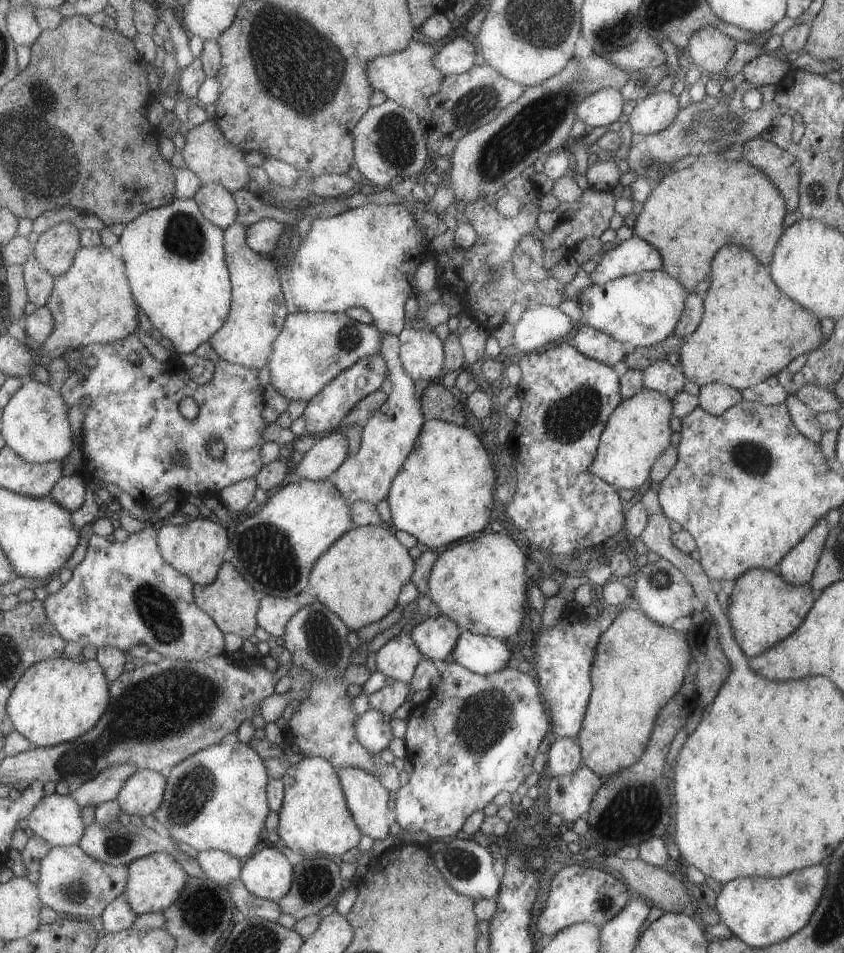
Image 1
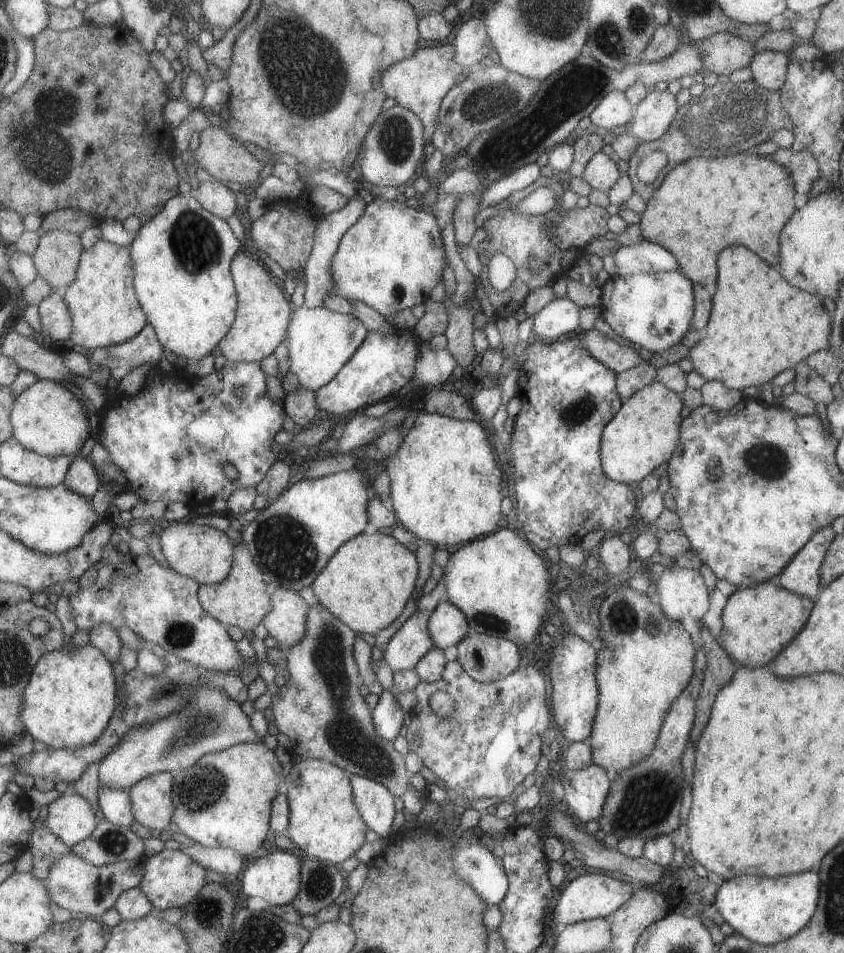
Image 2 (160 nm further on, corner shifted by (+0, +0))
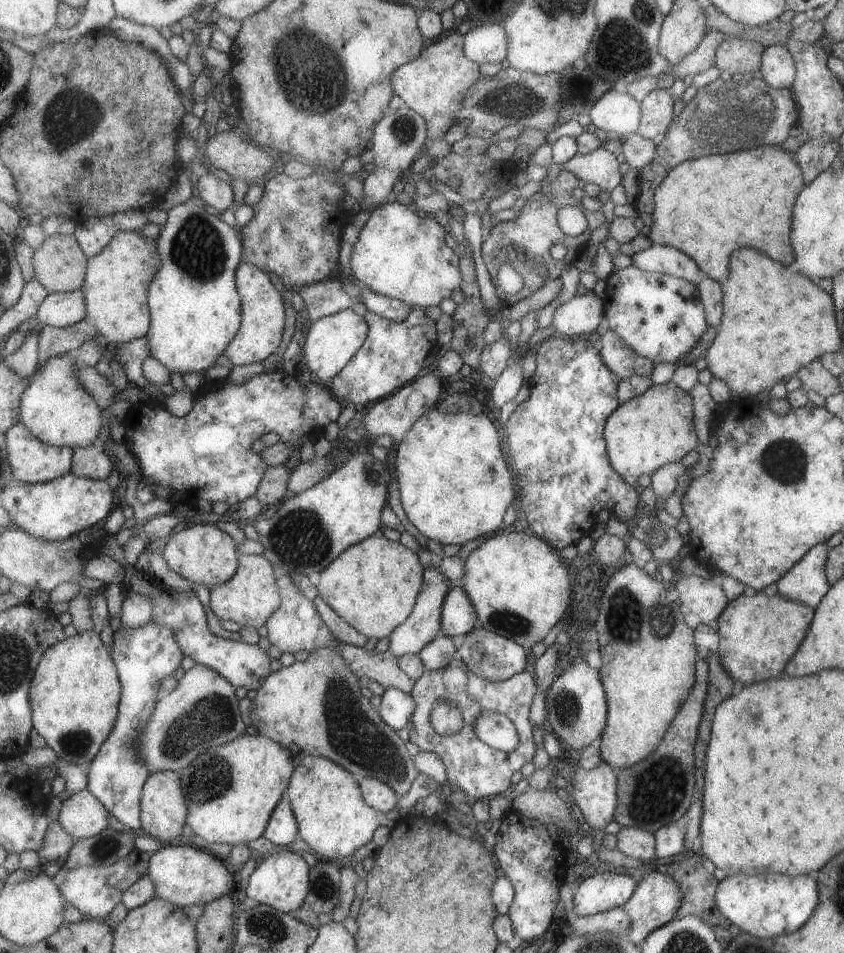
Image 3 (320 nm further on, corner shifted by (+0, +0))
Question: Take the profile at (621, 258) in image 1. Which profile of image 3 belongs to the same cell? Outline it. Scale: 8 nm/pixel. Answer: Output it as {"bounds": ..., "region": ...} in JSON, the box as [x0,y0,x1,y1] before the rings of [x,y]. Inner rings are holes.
{"bounds":[631,244,704,286],"region":[[[655,244],[645,250],[635,252],[631,256],[631,265],[639,270],[681,278],[695,286],[699,285],[704,276],[699,272],[697,264],[694,264],[693,260],[685,256],[683,252]]]}

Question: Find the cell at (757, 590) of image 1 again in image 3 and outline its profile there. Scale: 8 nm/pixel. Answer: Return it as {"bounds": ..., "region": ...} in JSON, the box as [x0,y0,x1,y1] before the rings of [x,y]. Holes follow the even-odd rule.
{"bounds":[718,591,814,684],"region":[[[757,591],[753,596],[737,596],[728,601],[718,617],[718,656],[723,670],[733,681],[754,684],[781,676],[785,664],[805,637],[814,609],[789,600],[778,593],[768,596]]]}

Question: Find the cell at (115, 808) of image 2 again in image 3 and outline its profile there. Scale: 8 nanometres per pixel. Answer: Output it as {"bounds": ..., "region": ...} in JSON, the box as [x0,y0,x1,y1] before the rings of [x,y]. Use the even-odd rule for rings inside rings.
{"bounds":[84,621,184,832],"region":[[[151,621],[141,628],[120,627],[119,630],[115,630],[110,648],[115,668],[118,669],[119,681],[122,682],[122,699],[119,700],[119,716],[115,720],[114,730],[99,748],[94,761],[84,767],[87,776],[86,790],[98,798],[99,804],[107,813],[133,832],[140,827],[139,800],[143,784],[150,774],[139,762],[133,750],[133,742],[139,736],[141,728],[147,724],[162,693],[159,682],[175,672],[184,656],[171,630],[157,626]]]}

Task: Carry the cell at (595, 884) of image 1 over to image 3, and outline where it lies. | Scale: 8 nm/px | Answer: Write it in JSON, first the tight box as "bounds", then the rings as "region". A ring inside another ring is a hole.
{"bounds":[572,872,636,916],"region":[[[605,872],[587,877],[578,883],[572,896],[573,912],[590,916],[621,907],[635,890],[636,880],[625,874]]]}

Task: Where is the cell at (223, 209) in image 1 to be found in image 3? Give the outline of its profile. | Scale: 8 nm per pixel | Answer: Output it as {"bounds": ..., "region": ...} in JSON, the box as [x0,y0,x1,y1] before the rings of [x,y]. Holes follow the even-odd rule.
{"bounds":[194,174,235,213],"region":[[[205,174],[201,178],[194,179],[198,197],[205,203],[210,211],[220,213],[229,209],[235,211],[233,188],[223,180],[219,180],[213,174]]]}

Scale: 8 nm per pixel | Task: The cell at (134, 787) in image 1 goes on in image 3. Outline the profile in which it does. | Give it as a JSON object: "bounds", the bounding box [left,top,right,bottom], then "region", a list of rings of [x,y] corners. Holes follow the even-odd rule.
{"bounds":[139,771,187,844],"region":[[[170,771],[150,773],[141,790],[139,810],[140,827],[147,836],[156,839],[161,844],[174,843],[182,835],[182,828],[187,820],[187,808],[185,808],[178,774]]]}

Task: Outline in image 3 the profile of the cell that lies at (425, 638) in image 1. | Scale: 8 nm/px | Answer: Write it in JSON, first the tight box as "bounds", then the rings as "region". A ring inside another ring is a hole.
{"bounds":[439,586,477,641],"region":[[[453,586],[445,594],[439,616],[440,634],[458,641],[477,625],[475,610],[460,586]]]}

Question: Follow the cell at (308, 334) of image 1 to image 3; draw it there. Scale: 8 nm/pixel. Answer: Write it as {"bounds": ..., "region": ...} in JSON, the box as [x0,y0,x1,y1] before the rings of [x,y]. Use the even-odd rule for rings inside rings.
{"bounds":[301,309,367,385],"region":[[[344,309],[333,315],[313,320],[305,334],[301,348],[302,361],[309,374],[315,376],[317,383],[327,385],[361,347],[367,335],[367,324],[358,309]]]}

